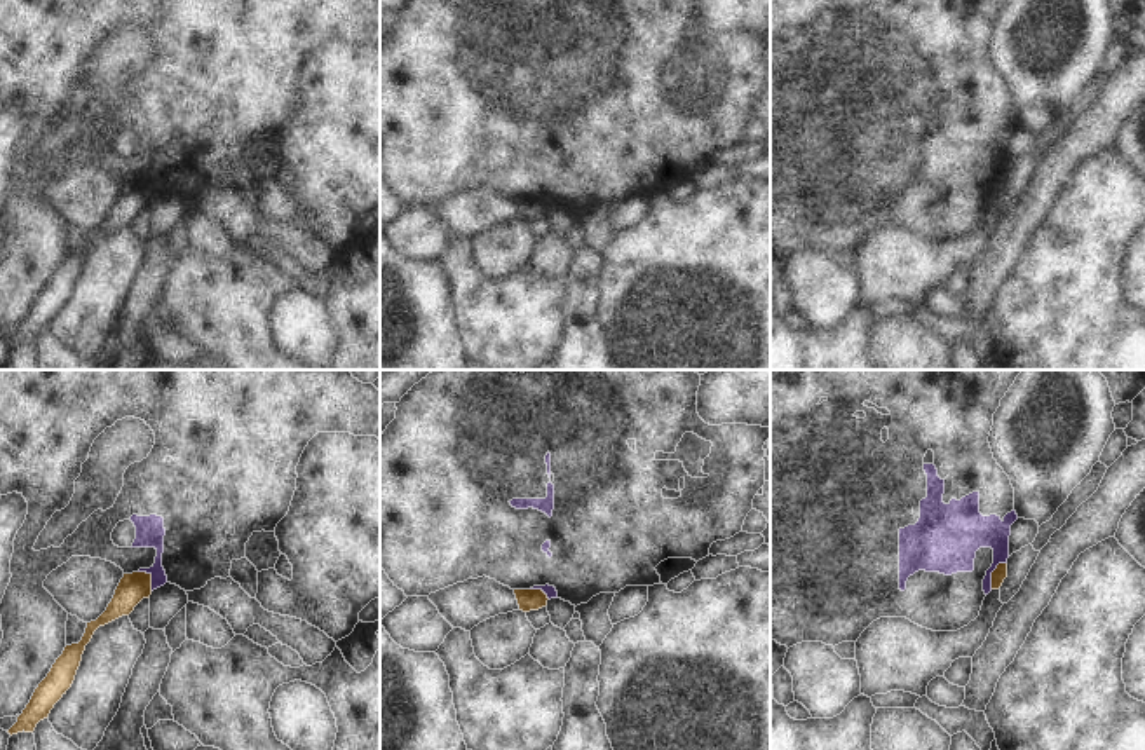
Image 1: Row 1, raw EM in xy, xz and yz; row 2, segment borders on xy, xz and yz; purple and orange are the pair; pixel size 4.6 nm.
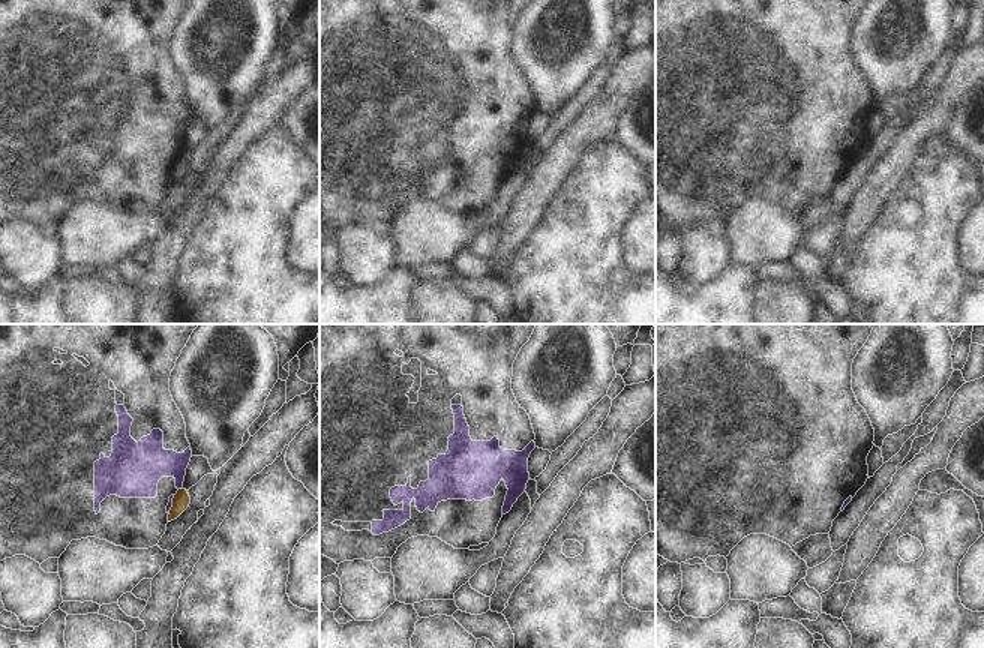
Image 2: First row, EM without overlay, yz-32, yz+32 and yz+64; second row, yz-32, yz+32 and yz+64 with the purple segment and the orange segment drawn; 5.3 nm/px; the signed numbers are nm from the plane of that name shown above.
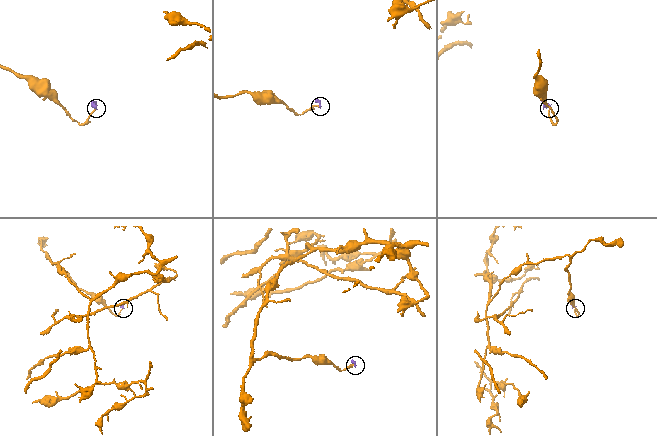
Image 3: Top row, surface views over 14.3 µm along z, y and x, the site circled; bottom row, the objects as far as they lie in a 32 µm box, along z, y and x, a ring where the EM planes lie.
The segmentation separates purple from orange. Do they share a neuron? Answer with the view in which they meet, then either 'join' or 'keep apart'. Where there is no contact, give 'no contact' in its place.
contact in yz; keep apart

